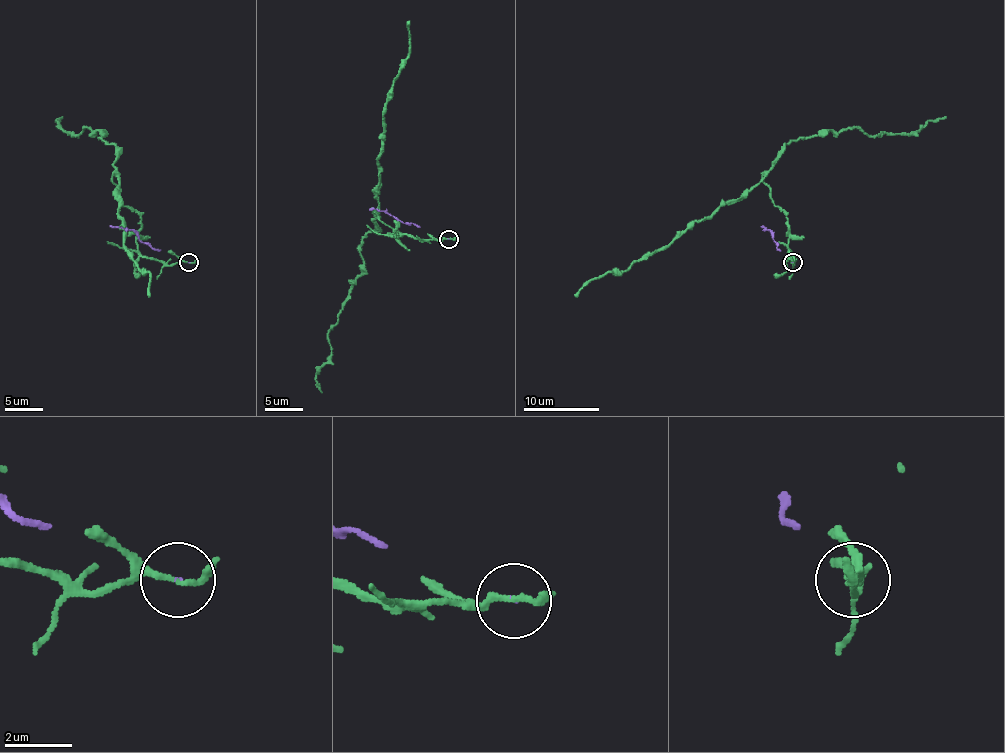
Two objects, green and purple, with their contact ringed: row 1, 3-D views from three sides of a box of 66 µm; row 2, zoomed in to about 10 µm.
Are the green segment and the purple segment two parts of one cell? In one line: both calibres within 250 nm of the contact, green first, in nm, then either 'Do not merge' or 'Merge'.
Thickness 170 nm (green) against 40 nm. Do not merge

